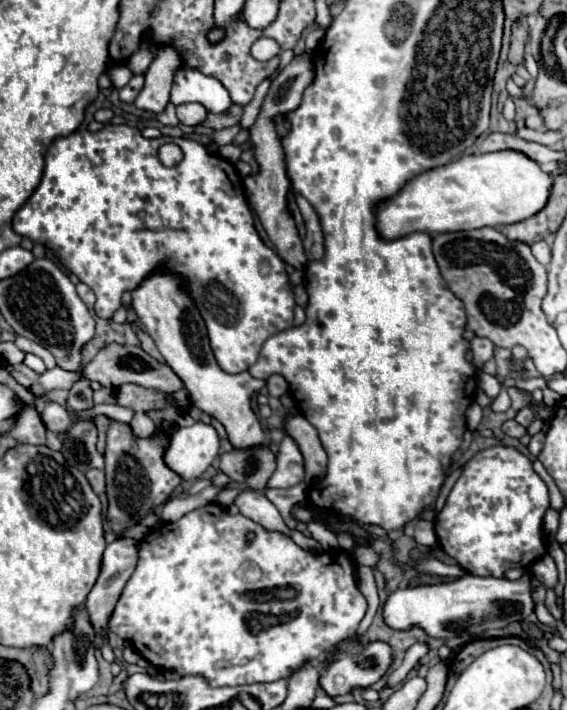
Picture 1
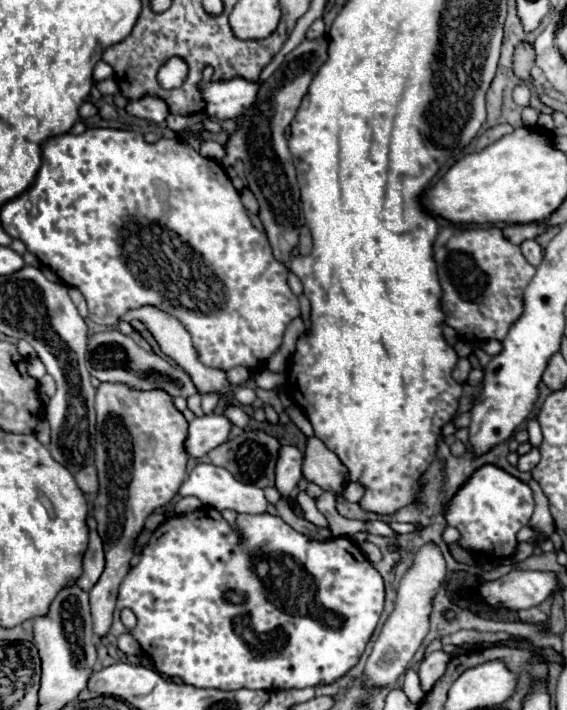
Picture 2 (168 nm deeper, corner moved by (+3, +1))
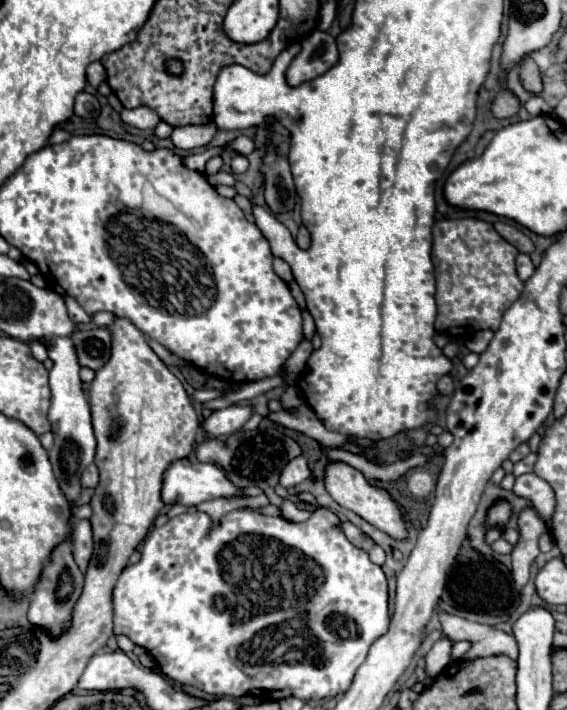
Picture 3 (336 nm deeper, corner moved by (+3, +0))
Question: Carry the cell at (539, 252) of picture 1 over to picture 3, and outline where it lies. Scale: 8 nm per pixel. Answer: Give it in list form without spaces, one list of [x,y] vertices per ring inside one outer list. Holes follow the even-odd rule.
[[[520,253],[520,255],[518,255],[516,267],[518,267],[518,275],[520,275],[522,281],[530,279],[532,273],[534,273],[534,269],[536,269],[534,263],[532,263],[532,259],[530,259],[530,255],[526,255],[526,253]]]

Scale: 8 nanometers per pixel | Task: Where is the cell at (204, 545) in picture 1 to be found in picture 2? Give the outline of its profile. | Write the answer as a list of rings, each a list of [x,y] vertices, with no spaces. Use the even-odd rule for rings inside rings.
[[[200,508],[192,514],[182,514],[168,518],[162,526],[158,526],[152,534],[152,538],[142,548],[140,562],[130,568],[126,578],[120,584],[118,604],[114,612],[114,624],[110,628],[112,636],[120,636],[122,632],[128,632],[126,626],[120,620],[120,612],[124,608],[130,608],[136,614],[136,628],[130,632],[142,650],[152,658],[158,672],[174,678],[182,678],[186,684],[192,684],[196,688],[216,688],[216,690],[240,690],[240,688],[254,688],[254,690],[290,690],[290,688],[308,688],[308,686],[320,686],[320,684],[332,684],[338,682],[342,676],[348,674],[352,666],[358,664],[362,652],[366,650],[366,644],[372,636],[372,632],[378,626],[382,608],[384,608],[384,580],[380,572],[372,568],[364,568],[368,564],[366,556],[358,548],[358,544],[350,538],[332,538],[326,542],[318,542],[310,538],[308,534],[296,532],[292,526],[288,526],[282,518],[272,516],[268,512],[264,514],[238,514],[236,518],[238,532],[222,518],[222,514],[214,508]]]

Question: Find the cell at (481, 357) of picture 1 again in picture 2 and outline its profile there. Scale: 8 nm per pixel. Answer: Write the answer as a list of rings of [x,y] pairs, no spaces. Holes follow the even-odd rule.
[[[460,358],[458,360],[458,364],[456,364],[456,368],[452,370],[452,376],[454,376],[454,380],[458,380],[460,384],[464,384],[466,382],[466,376],[468,376],[468,372],[470,372],[470,362],[468,362],[468,358]]]

